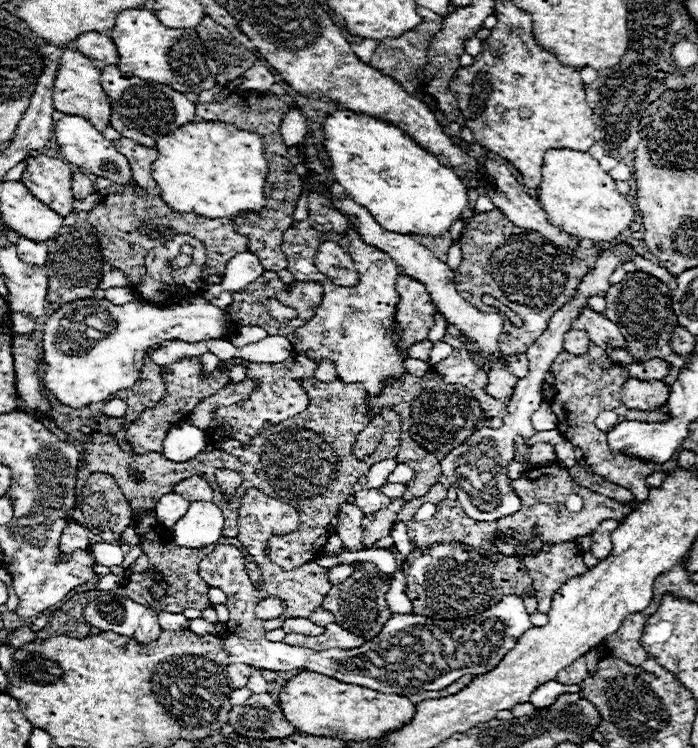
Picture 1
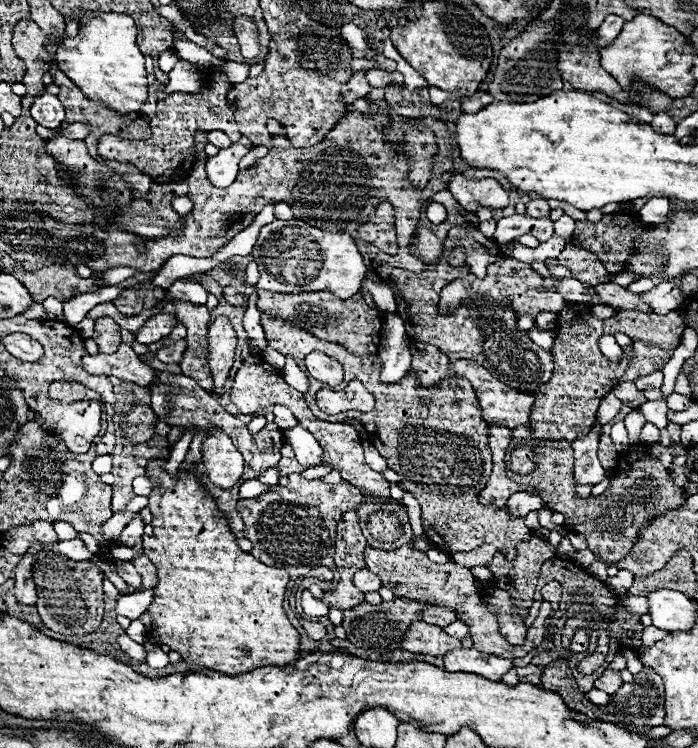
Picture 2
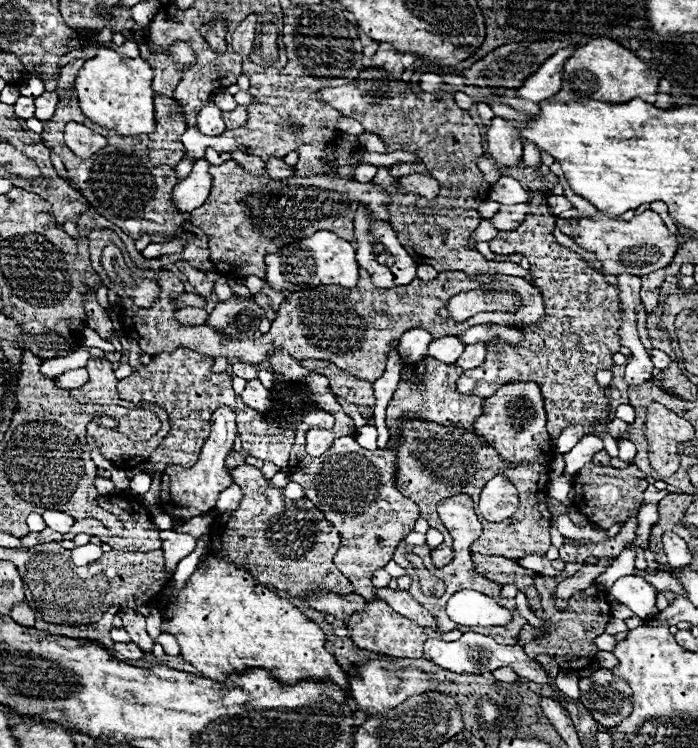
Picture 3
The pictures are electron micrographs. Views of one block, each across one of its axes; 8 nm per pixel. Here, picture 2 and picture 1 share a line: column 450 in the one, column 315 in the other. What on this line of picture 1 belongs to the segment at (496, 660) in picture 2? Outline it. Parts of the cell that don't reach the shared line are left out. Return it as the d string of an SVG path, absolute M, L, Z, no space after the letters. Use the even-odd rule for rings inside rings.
M508 594L490 610L460 620L430 620L414 614L392 614L390 622L386 622L378 638L372 638L370 642L354 650L330 648L324 652L316 652L310 648L292 646L286 642L270 642L264 638L244 640L230 632L224 634L222 642L232 662L272 672L310 670L326 674L340 682L380 690L382 694L410 696L430 690L442 690L466 674L480 676L494 670L500 660L516 646L518 638L530 628L530 614L522 604L522 596Z

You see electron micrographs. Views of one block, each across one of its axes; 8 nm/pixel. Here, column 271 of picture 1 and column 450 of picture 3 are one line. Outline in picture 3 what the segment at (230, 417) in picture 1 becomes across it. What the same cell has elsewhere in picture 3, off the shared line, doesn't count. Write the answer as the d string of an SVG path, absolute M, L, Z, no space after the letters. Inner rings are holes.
M426 356L424 360L412 364L416 372L416 382L400 380L394 398L386 408L386 420L398 420L398 426L406 420L422 418L426 422L436 422L440 426L462 426L464 430L472 430L478 416L484 414L482 398L478 396L464 396L456 392L456 380L462 376L458 374L458 366L446 366L436 358Z

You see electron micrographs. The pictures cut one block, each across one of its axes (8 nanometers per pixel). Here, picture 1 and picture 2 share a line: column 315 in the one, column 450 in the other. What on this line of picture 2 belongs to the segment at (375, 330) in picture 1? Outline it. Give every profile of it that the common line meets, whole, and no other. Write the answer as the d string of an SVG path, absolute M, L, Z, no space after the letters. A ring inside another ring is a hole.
M478 230L470 232L450 232L448 242L444 244L444 252L448 254L454 250L452 246L462 246L466 248L466 254L472 254L474 260L466 260L464 268L452 268L446 258L442 258L436 264L428 264L428 268L420 274L406 272L402 268L394 268L388 264L382 264L376 268L378 276L386 280L388 274L388 284L394 288L396 296L396 312L398 316L406 322L406 334L424 344L434 344L438 346L452 362L454 360L472 360L482 364L486 370L490 370L498 380L512 388L520 388L522 392L536 392L540 384L546 384L552 376L552 354L548 350L542 350L540 346L534 346L530 338L526 336L524 330L516 328L516 314L510 304L500 304L494 300L466 300L458 312L450 316L440 316L438 314L438 300L440 300L440 290L452 282L458 276L464 274L474 274L474 276L484 276L486 266L496 262L500 258L500 248L494 240L484 238L478 234ZM474 262L474 270L470 264Z

